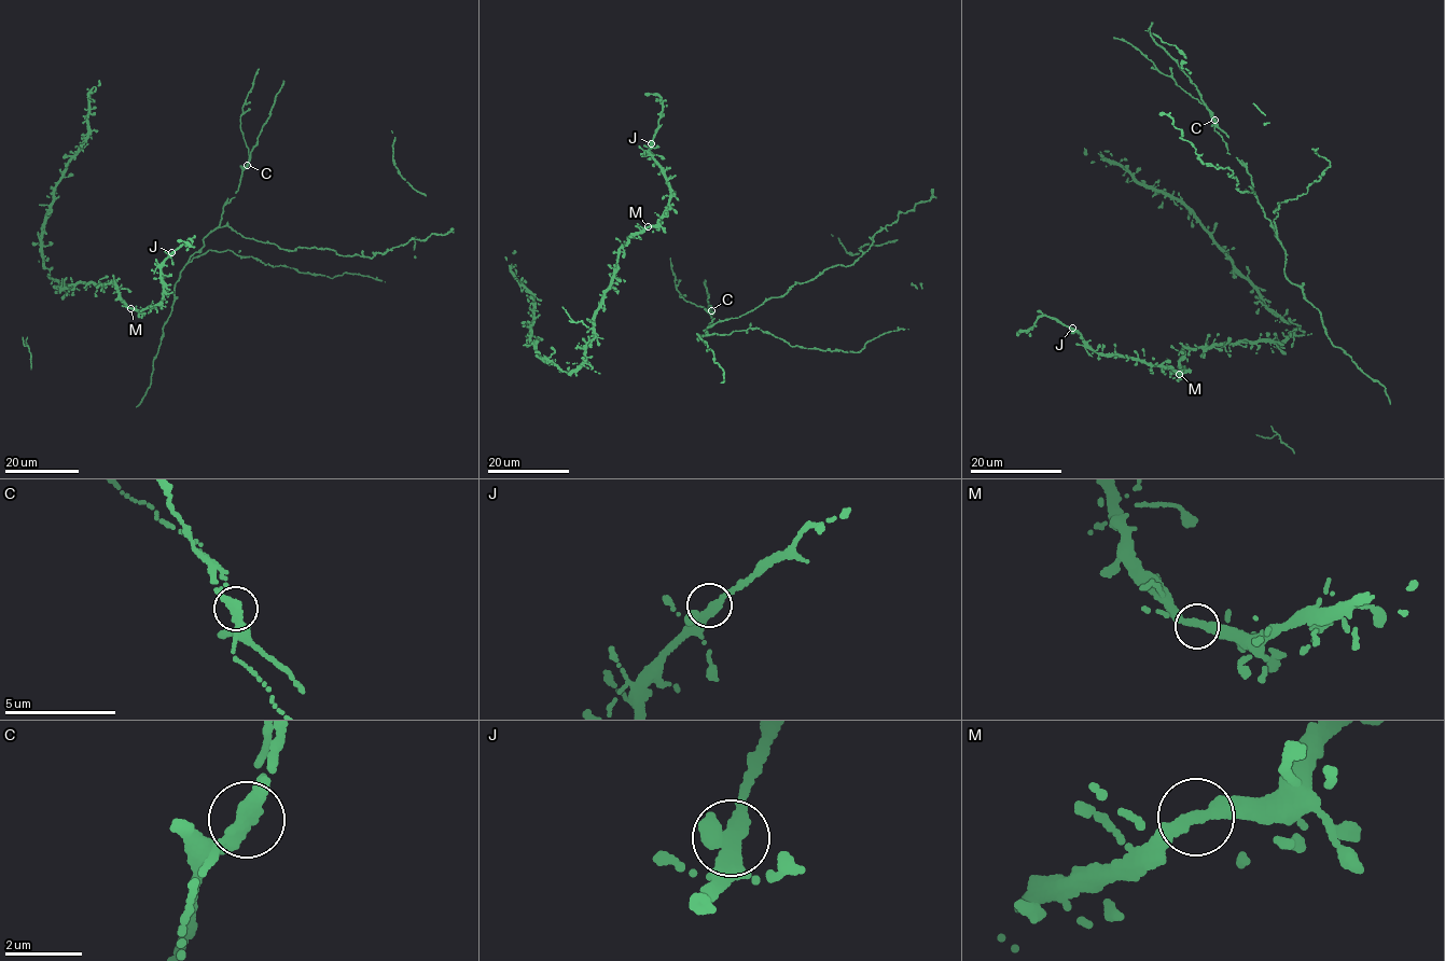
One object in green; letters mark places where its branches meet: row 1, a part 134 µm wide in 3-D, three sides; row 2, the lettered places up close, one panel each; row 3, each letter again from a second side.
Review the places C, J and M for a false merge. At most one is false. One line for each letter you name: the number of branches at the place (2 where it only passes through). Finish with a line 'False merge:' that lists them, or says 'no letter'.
False merge: no letter

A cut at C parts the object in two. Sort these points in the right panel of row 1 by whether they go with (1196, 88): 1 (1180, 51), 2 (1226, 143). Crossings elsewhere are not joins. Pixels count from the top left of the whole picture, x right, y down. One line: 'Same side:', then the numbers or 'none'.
Same side: none

